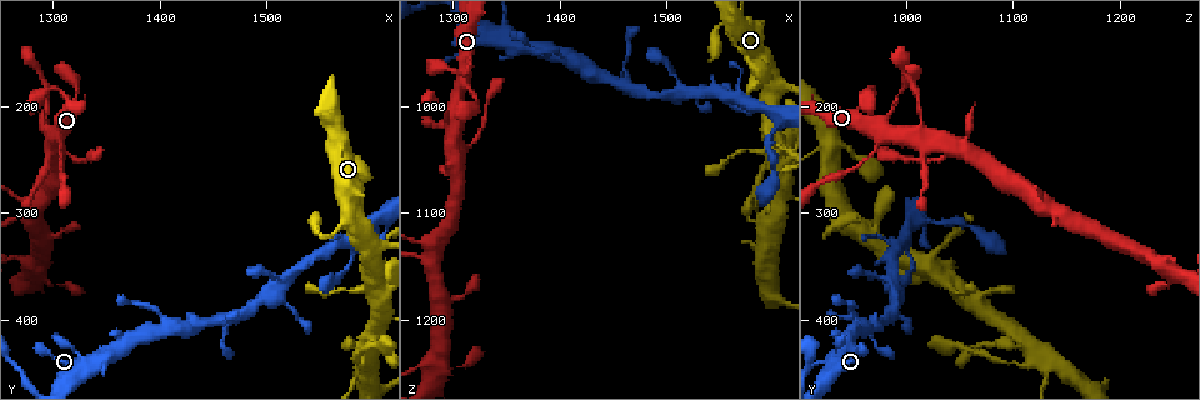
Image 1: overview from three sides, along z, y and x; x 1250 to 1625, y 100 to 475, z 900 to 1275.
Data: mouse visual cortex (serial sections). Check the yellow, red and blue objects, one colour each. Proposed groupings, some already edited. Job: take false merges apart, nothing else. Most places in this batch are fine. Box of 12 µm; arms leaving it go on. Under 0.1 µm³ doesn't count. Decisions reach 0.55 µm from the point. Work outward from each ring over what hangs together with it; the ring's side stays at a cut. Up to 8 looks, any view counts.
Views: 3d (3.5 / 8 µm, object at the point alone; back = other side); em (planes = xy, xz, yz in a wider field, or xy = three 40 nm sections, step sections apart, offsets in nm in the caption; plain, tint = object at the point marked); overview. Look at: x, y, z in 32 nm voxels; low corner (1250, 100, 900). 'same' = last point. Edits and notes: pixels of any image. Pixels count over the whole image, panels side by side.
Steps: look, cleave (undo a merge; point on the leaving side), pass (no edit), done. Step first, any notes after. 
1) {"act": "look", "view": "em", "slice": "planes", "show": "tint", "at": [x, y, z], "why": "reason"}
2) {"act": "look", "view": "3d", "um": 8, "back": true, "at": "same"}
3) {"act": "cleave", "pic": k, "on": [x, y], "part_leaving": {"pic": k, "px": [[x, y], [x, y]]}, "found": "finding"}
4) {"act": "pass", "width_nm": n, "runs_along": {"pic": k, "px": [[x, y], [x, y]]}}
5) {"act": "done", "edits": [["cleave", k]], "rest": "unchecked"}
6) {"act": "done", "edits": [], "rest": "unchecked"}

{"act": "look", "view": "3d", "um": 3.5, "at": [1310, 242, 1042], "why": "thin arm on a thick one"}

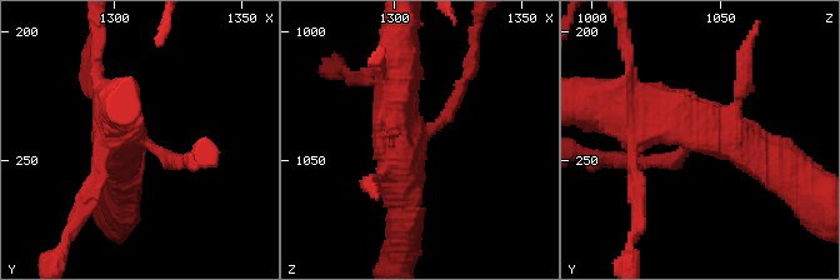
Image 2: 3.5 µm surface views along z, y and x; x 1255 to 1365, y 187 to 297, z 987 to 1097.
{"act": "look", "view": "em", "slice": "xy", "step": 5, "show": "tint", "at": [1308, 241, 1040], "why": "need the tissue"}

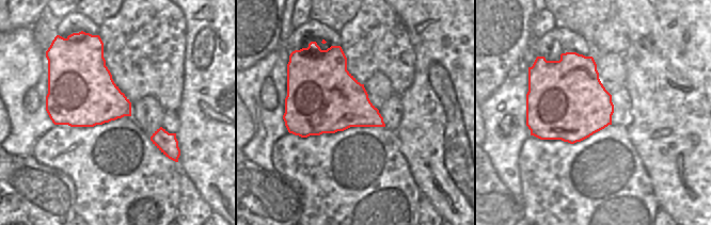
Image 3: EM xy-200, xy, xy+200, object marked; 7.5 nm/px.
{"act": "pass", "found": "continuous, no second cell"}

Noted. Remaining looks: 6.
{"act": "look", "view": "3d", "um": 3.5, "back": true, "at": [1308, 250, 960], "why": "sudden change in width"}

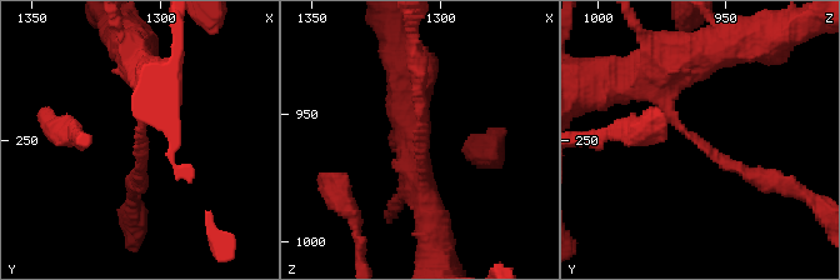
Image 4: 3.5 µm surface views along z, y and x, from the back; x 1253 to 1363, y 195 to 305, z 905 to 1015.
{"act": "look", "view": "em", "slice": "xy", "step": 1, "show": "plain", "at": [1308, 252, 960], "why": "shape alone is not enough"}

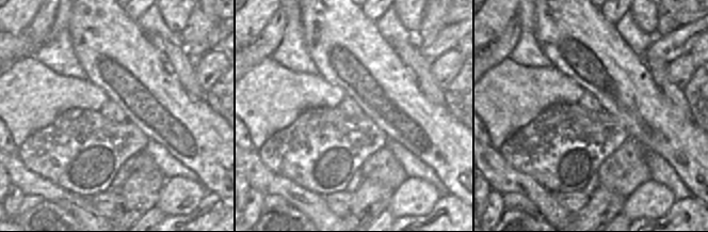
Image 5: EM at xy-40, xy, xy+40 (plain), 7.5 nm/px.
{"act": "look", "view": "em", "slice": "xy", "step": 1, "show": "tint", "at": "same", "why": "with the object marked"}

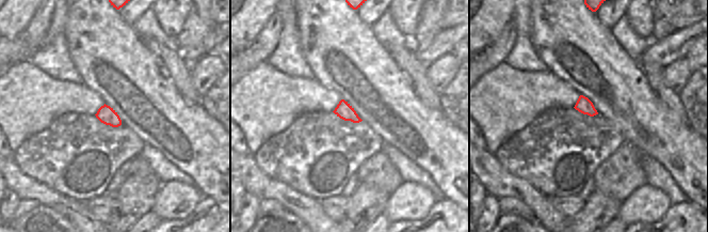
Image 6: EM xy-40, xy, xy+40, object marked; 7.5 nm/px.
{"act": "pass", "runs_along": {"pic": 4, "px": [[646, 69], [691, 138], [771, 180]]}, "found": "continuous, no second cell"}

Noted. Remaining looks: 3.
{"act": "look", "view": "3d", "um": 3.5, "at": [1576, 328, 996], "why": "thick turns thin"}

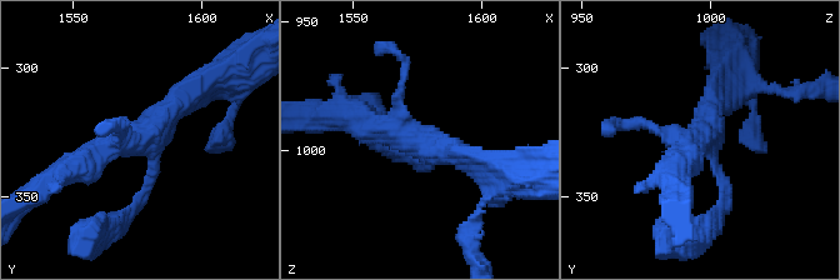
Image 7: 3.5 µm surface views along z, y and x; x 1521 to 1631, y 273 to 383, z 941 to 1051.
{"act": "look", "view": "em", "slice": "xy", "step": 3, "show": "tint", "at": [1578, 326, 997]}

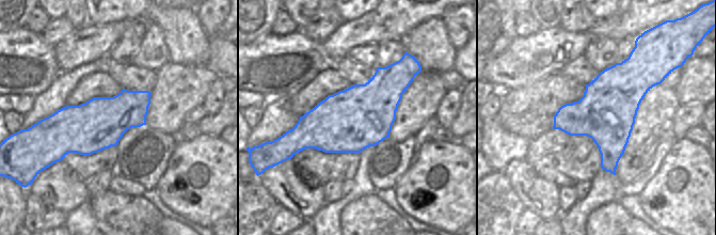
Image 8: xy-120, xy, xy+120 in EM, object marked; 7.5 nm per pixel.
{"act": "pass", "found": "continuous, no second cell"}

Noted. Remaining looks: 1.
{"act": "done", "edits": [], "rest": "unchecked"}

